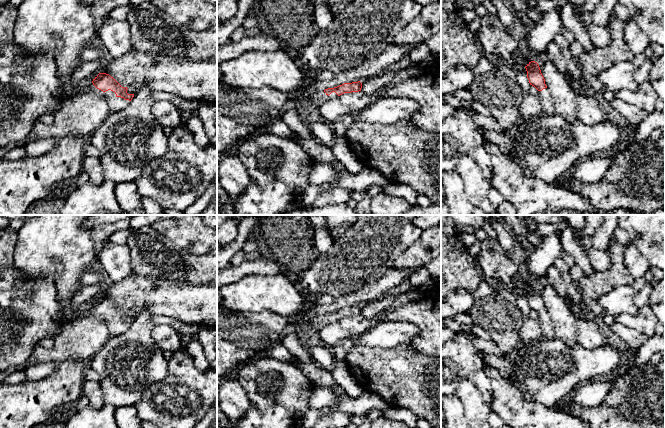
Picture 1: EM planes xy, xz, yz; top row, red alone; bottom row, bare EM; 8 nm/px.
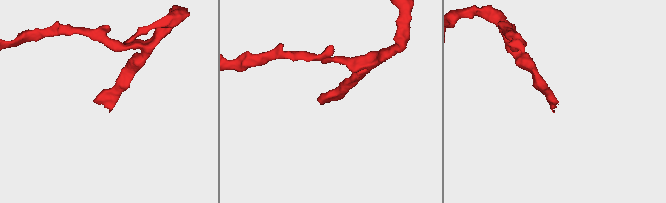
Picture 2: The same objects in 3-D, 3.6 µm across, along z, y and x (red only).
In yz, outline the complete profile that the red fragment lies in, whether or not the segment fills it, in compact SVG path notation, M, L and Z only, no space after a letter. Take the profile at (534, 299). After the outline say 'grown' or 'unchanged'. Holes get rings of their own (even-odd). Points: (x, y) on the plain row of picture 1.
M531 285L525 290L525 292L530 309L534 310L539 315L539 322L543 336L550 340L556 339L557 336L554 332L551 319L547 313L545 303L541 297L538 287Z; grown

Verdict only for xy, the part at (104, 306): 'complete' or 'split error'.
split error

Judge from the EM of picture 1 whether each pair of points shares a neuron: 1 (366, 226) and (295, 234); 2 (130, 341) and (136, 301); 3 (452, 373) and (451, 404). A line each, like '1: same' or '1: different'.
1: different
2: different
3: different

